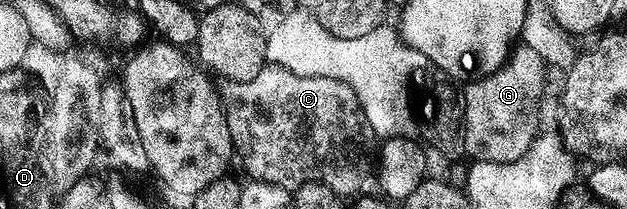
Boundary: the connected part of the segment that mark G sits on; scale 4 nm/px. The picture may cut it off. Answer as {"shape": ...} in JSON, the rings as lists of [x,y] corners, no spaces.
{"shape":[[[521,45],[512,52],[509,62],[494,74],[468,82],[464,86],[467,88],[463,91],[463,99],[461,95],[463,140],[467,155],[472,160],[480,163],[512,163],[536,146],[537,136],[541,131],[538,123],[539,102],[543,99],[543,70],[545,70],[545,64],[537,53],[537,49]]]}

